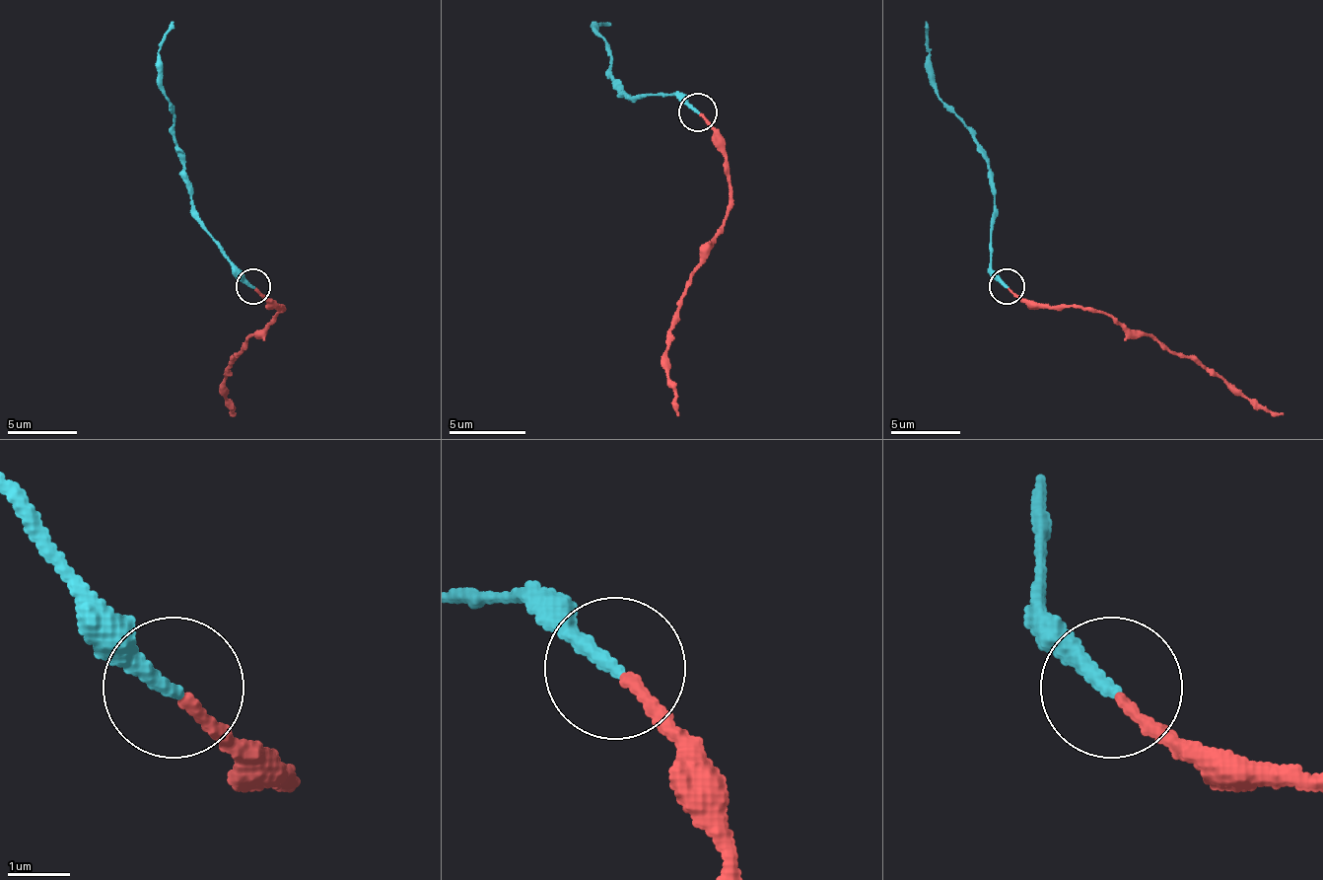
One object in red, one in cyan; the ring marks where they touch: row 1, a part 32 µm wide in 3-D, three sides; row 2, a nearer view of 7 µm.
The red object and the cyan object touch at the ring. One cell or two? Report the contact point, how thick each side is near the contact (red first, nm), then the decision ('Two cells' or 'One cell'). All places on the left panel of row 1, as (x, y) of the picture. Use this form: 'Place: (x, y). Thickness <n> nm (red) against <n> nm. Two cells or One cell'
Place: (252, 286). Thickness 190 nm (red) against 260 nm. One cell

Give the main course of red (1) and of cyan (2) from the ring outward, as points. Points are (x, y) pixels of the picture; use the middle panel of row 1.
1: (699, 114), (718, 145), (730, 211), (679, 299), (679, 323), (671, 330), (667, 377), (679, 415)
2: (699, 110), (679, 96), (645, 96), (633, 100), (614, 84), (610, 49), (594, 30), (594, 26), (610, 22)

